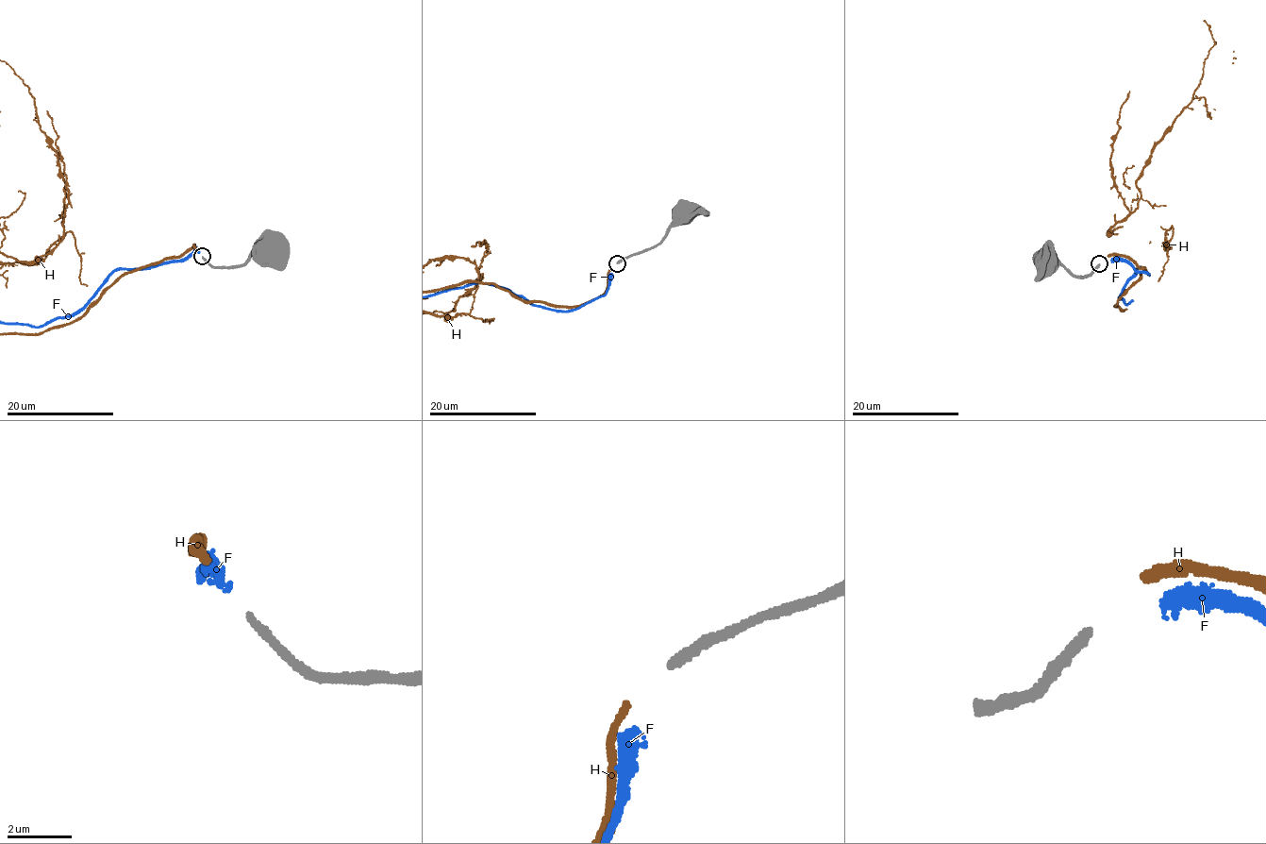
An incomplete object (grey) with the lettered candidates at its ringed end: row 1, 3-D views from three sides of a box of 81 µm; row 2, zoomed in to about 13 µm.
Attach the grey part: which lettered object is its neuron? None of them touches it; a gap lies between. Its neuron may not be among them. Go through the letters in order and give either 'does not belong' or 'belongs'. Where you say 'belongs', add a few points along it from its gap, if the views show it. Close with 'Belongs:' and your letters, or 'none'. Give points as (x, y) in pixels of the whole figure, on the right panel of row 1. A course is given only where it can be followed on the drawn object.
F: does not belong
H: belongs
Belongs: H

